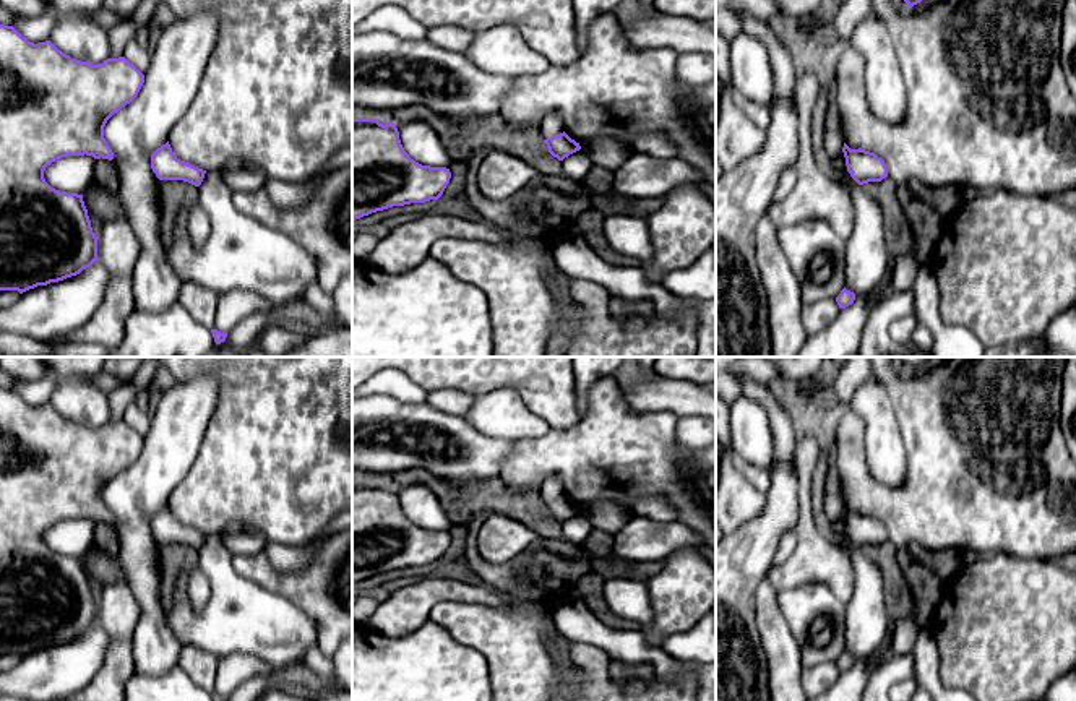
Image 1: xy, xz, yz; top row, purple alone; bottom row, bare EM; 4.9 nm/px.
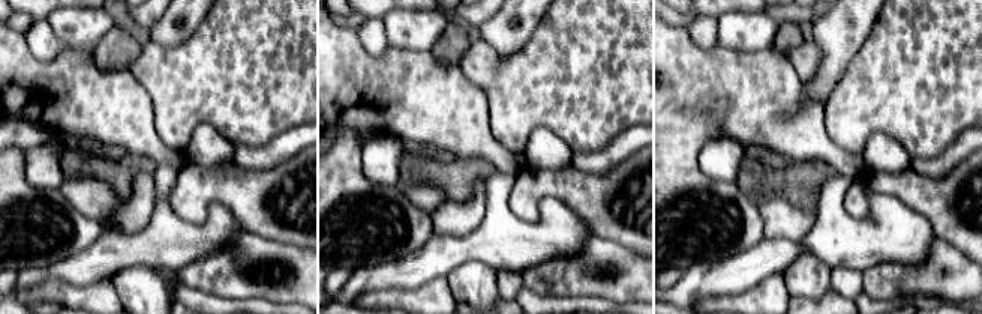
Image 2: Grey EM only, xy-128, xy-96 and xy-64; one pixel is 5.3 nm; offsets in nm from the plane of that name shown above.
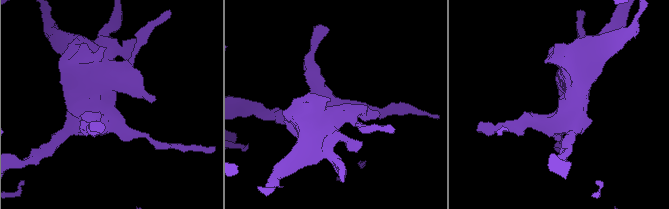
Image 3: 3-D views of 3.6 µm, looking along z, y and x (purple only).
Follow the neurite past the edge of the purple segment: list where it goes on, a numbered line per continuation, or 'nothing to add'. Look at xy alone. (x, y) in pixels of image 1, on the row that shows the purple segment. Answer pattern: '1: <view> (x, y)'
nothing to add

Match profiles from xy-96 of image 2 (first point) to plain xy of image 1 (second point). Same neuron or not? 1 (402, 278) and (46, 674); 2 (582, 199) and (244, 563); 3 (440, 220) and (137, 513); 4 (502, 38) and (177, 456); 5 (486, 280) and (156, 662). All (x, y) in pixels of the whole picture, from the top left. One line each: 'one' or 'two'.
1: one
2: one
3: two
4: one
5: one

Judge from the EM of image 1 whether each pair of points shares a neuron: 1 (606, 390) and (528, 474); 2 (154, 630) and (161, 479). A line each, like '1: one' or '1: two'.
1: one
2: one

